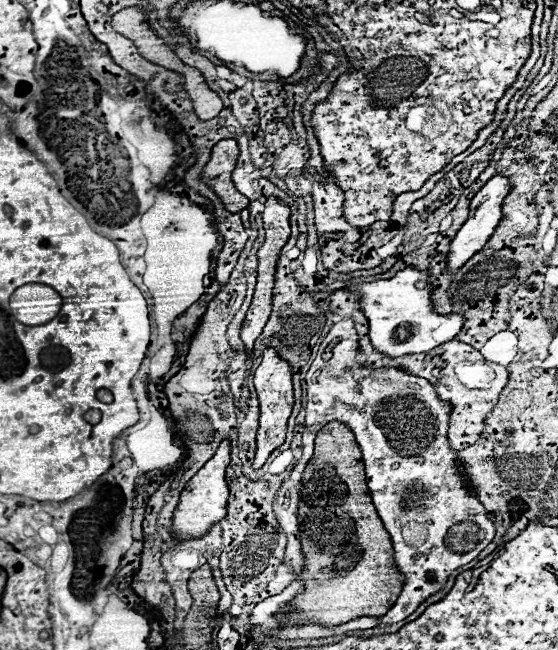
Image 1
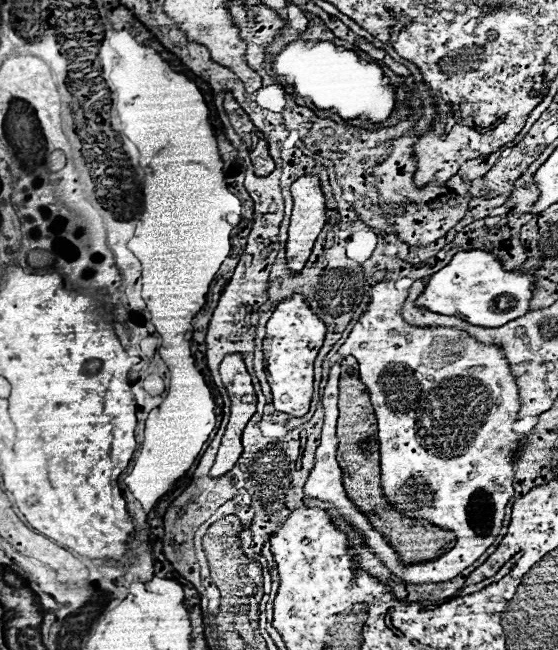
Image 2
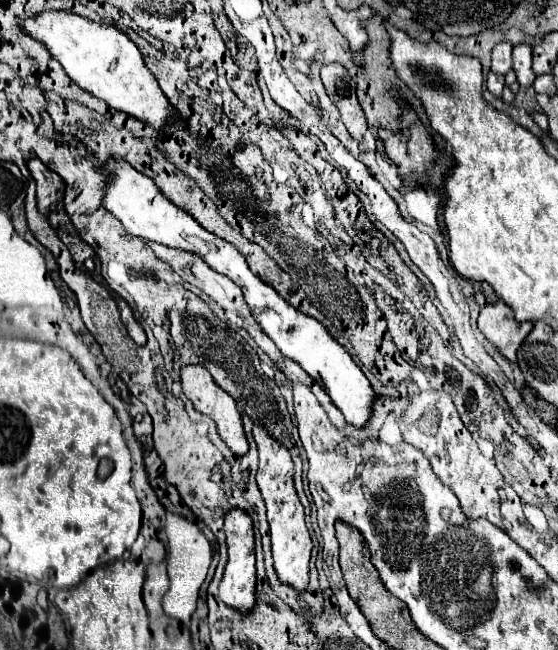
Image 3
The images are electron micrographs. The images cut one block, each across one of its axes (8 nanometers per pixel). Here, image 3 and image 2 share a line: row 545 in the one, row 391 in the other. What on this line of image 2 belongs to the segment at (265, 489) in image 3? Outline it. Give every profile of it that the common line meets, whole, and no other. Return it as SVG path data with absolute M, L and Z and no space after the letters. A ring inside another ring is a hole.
M300 294L286 298L276 306L268 324L266 336L262 342L262 352L266 360L268 382L272 388L272 402L278 412L302 418L308 412L312 400L312 376L314 376L314 358L324 342L326 326L314 316Z

